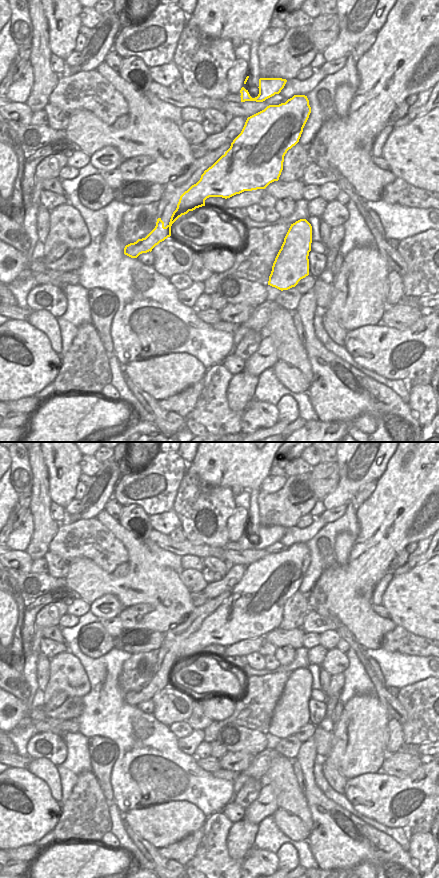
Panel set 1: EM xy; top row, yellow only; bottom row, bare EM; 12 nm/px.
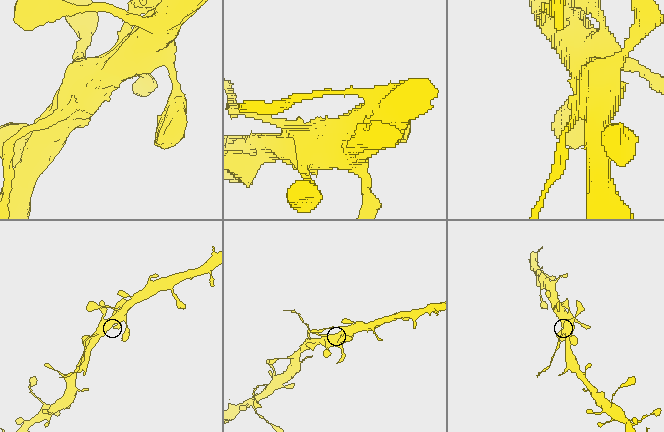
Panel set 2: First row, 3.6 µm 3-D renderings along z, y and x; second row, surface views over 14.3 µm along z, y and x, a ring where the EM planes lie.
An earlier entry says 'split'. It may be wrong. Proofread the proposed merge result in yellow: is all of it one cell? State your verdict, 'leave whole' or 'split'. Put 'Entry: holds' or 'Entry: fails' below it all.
split
Entry: holds

